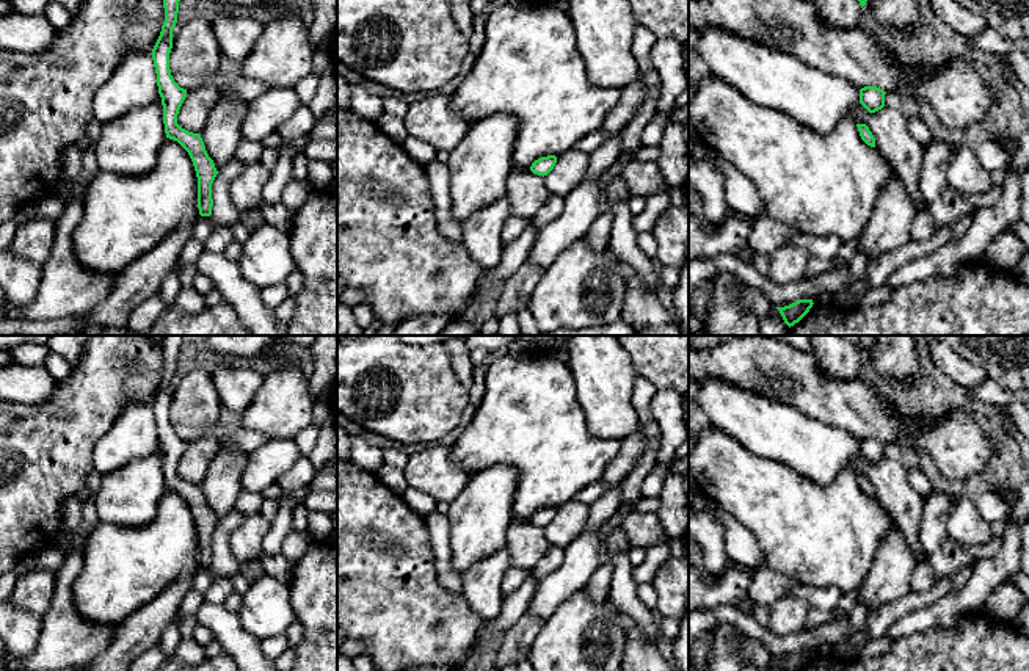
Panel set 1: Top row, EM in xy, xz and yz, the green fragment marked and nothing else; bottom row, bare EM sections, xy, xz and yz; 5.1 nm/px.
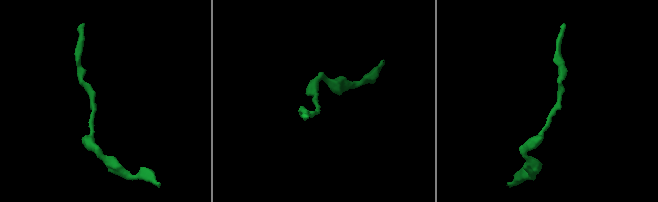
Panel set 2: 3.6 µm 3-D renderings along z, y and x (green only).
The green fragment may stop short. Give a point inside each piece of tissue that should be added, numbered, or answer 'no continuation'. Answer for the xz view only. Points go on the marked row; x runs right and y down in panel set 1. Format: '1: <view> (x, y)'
no continuation

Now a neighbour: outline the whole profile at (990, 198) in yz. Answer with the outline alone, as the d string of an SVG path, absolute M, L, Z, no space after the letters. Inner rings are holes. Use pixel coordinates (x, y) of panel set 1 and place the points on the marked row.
M993 187L984 194L962 193L963 199L973 207L973 210L994 205L1002 196L1002 187Z

